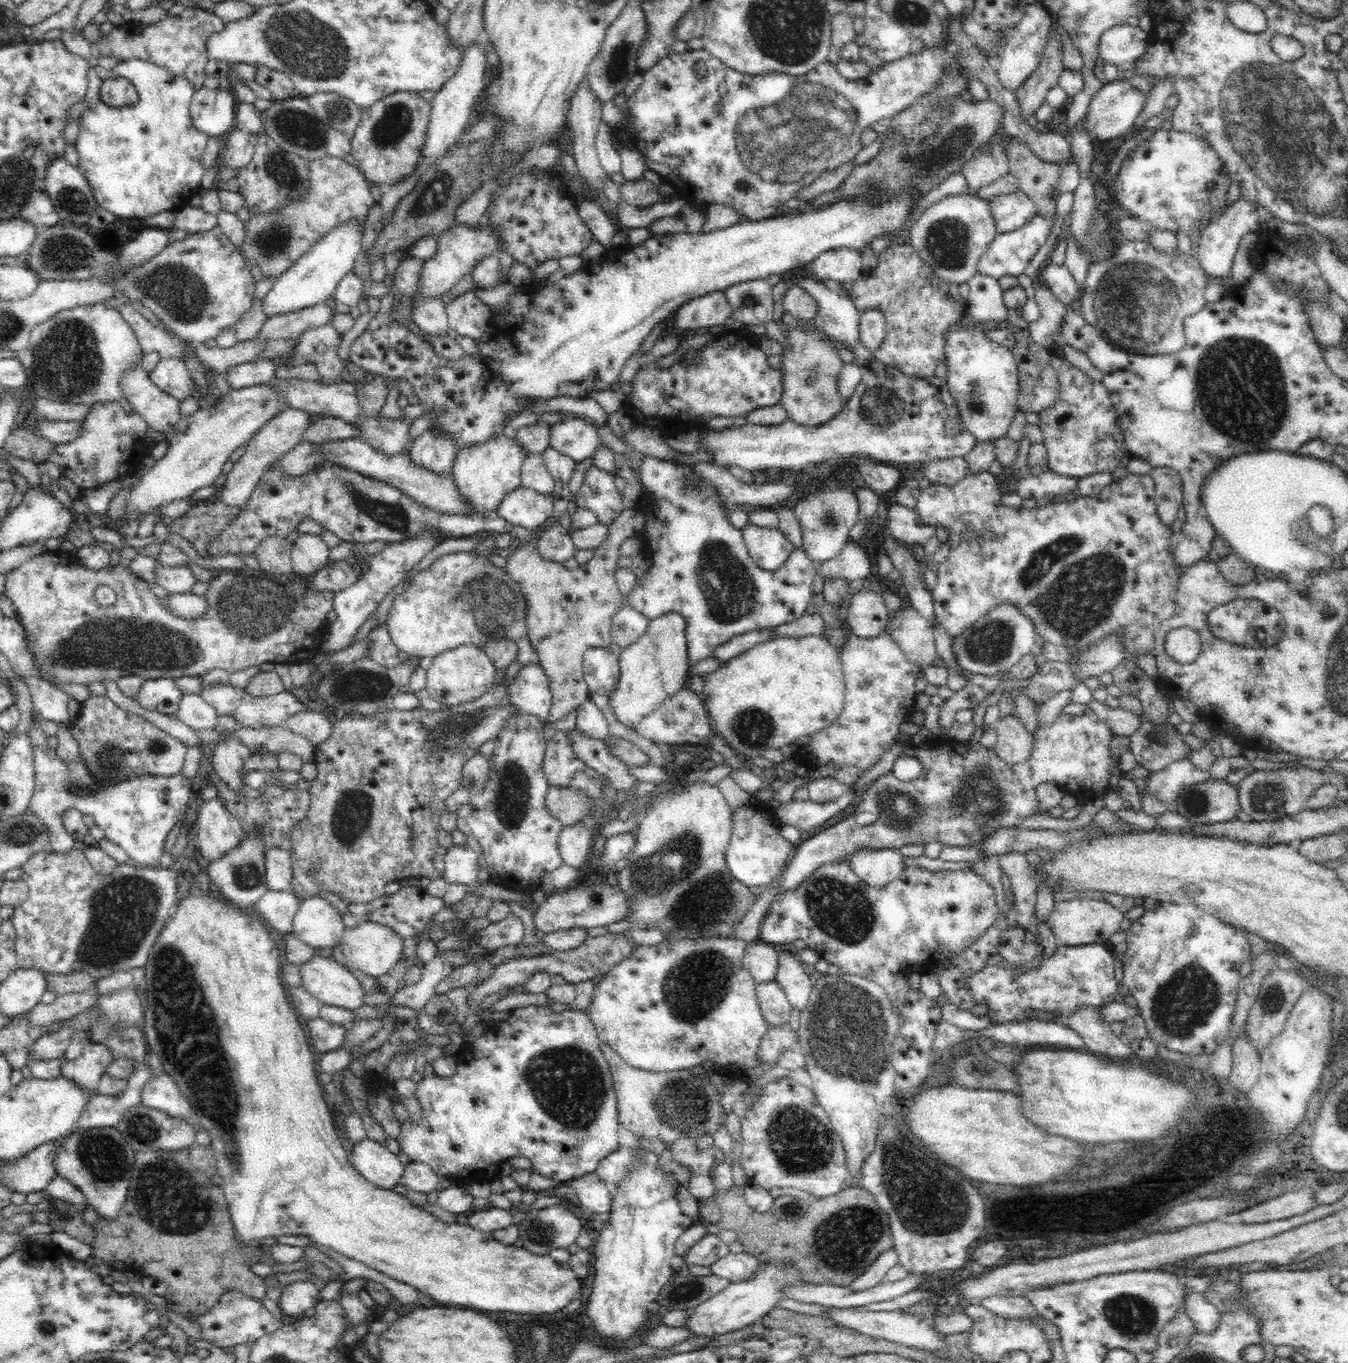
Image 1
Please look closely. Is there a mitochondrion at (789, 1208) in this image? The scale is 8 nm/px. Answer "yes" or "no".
yes

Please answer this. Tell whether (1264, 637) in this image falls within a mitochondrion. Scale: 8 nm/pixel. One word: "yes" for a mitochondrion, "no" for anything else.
yes

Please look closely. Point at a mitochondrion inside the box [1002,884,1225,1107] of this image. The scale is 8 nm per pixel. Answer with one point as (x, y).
(1181, 1006)

